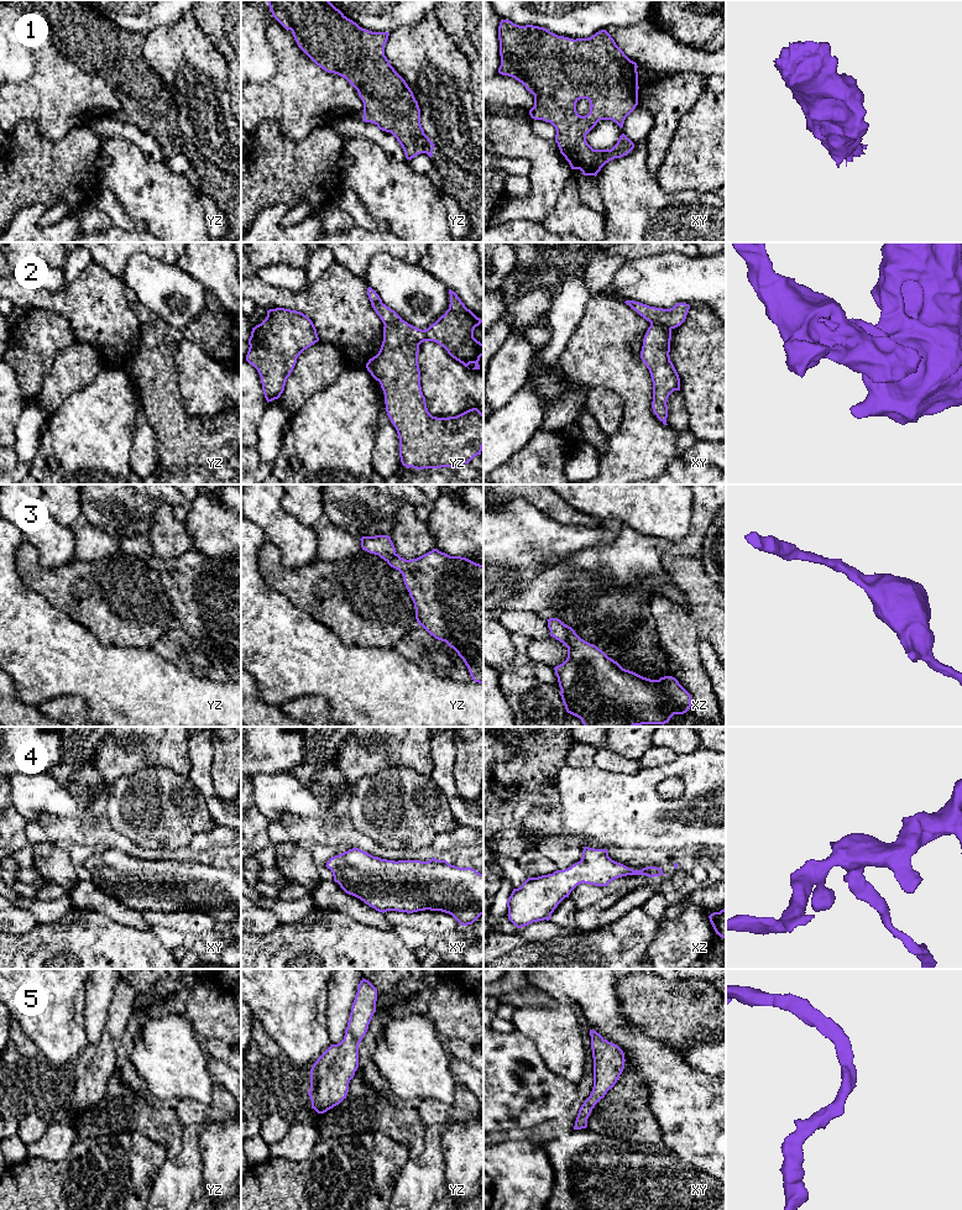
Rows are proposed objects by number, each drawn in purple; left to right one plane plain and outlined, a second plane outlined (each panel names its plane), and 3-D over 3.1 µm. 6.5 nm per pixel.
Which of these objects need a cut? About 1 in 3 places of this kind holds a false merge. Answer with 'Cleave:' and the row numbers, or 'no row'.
Cleave: 2

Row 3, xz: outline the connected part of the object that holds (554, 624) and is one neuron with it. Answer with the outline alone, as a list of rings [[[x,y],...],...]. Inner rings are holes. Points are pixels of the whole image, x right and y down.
[[[560,619],[547,620],[550,637],[568,648],[566,660],[554,667],[563,703],[568,713],[581,719],[584,727],[664,726],[674,714],[684,714],[690,709],[691,696],[675,677],[650,680],[626,670]]]

